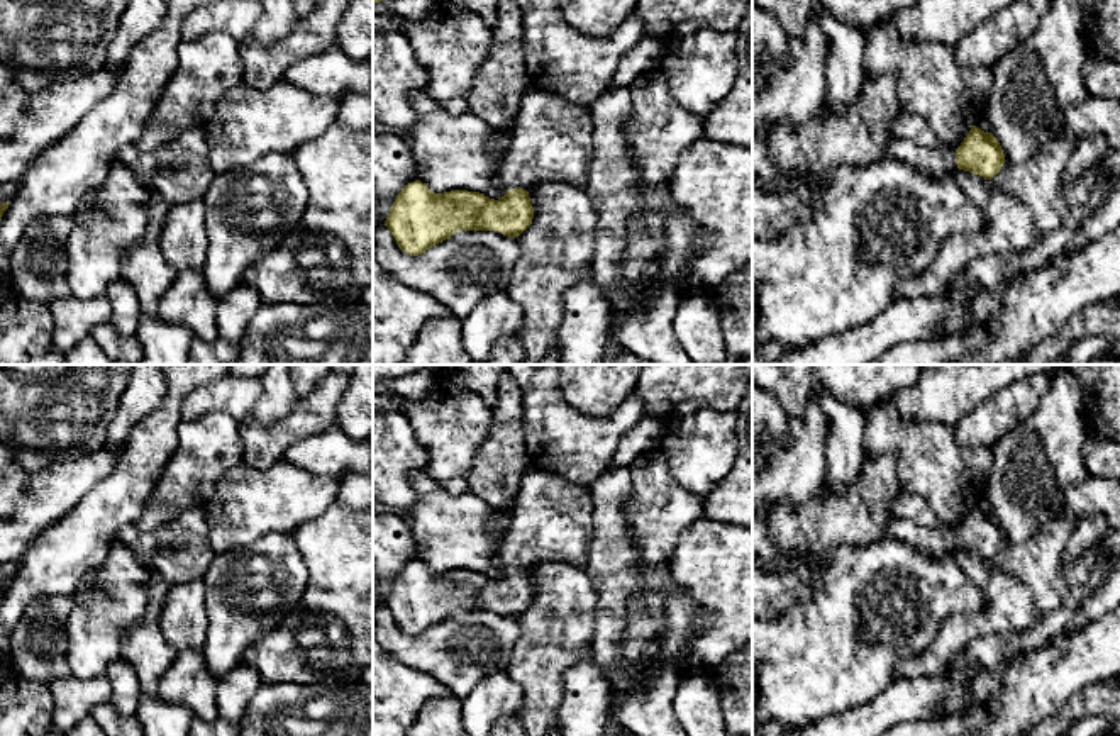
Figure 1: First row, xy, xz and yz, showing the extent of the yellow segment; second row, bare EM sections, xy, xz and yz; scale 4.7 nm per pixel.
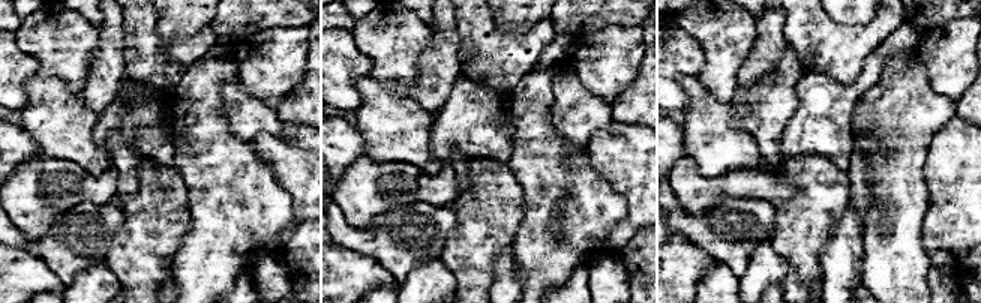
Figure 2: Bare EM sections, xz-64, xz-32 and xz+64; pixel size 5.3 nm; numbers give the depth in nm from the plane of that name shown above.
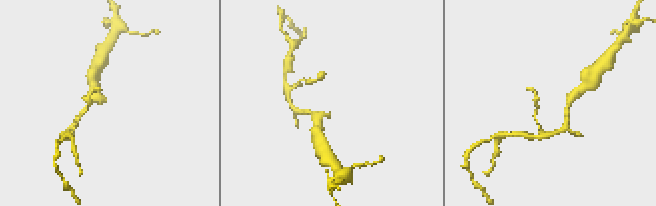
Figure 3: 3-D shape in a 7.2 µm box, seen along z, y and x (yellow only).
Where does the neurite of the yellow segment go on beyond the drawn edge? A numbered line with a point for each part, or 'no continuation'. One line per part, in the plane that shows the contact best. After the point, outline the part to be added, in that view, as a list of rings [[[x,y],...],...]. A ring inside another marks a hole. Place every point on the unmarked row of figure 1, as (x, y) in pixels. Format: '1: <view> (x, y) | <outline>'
1: xz (551, 519) | [[[527,470],[498,544],[498,561],[505,570],[527,570],[539,561],[566,561],[585,570],[591,512],[590,487],[552,471]]]

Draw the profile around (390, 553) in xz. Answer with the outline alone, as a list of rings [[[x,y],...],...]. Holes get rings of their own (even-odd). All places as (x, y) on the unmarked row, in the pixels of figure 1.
[[[373,510],[373,607],[385,604],[402,568],[417,560],[410,526]]]

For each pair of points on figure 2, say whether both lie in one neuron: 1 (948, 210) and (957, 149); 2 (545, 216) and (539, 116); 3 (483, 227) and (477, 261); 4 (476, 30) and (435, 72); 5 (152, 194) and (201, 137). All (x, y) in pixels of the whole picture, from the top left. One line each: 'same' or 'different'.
1: same
2: same
3: same
4: different
5: different

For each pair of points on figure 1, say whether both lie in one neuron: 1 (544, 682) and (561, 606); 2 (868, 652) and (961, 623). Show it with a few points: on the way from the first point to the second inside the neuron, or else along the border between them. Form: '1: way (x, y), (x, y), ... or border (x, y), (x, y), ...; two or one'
1: way (544, 663), (544, 650), (560, 624); one
2: border (975, 613), (953, 613), (934, 640), (910, 657); two

